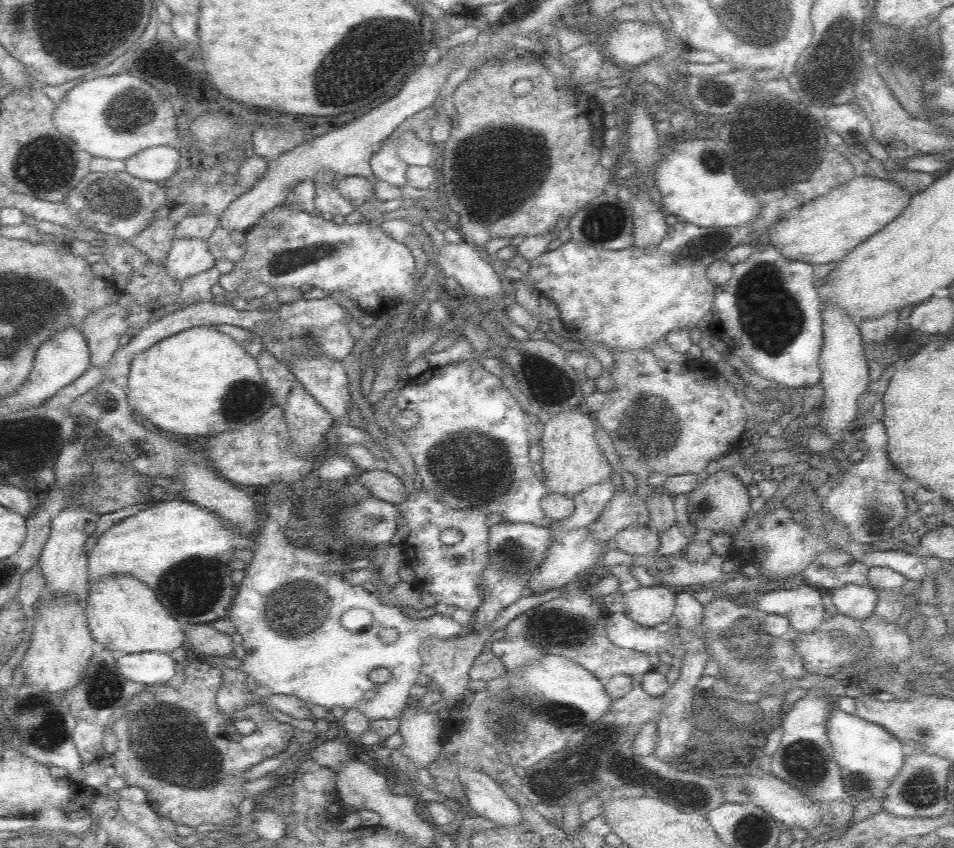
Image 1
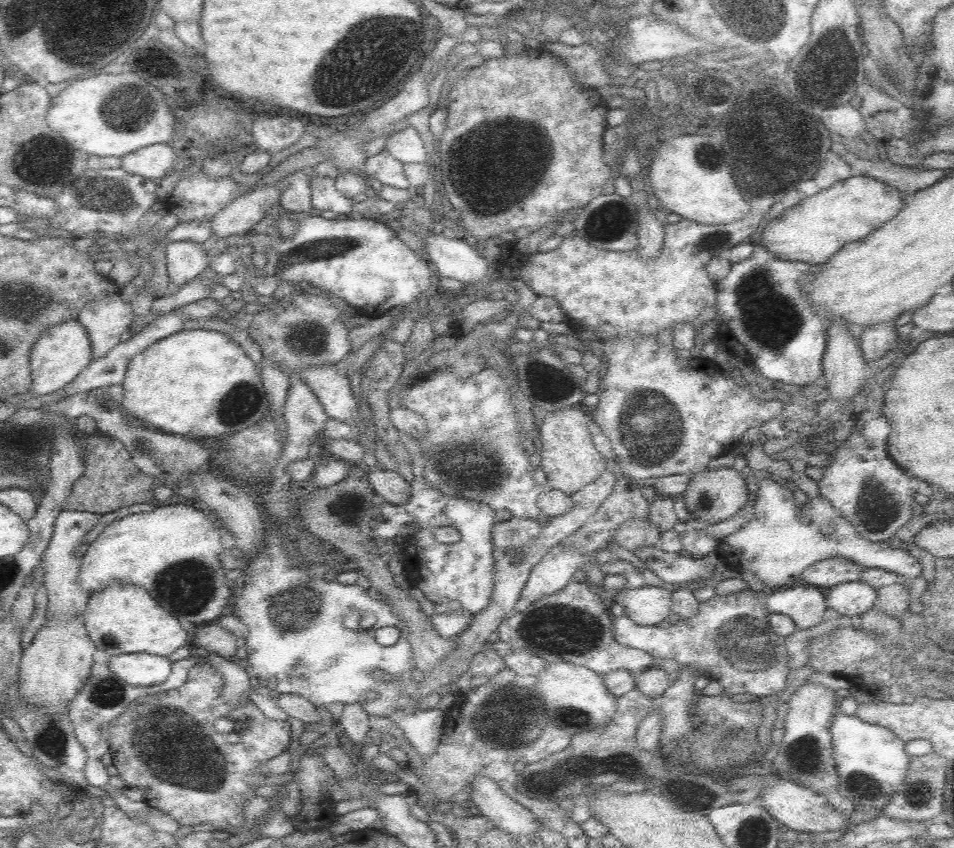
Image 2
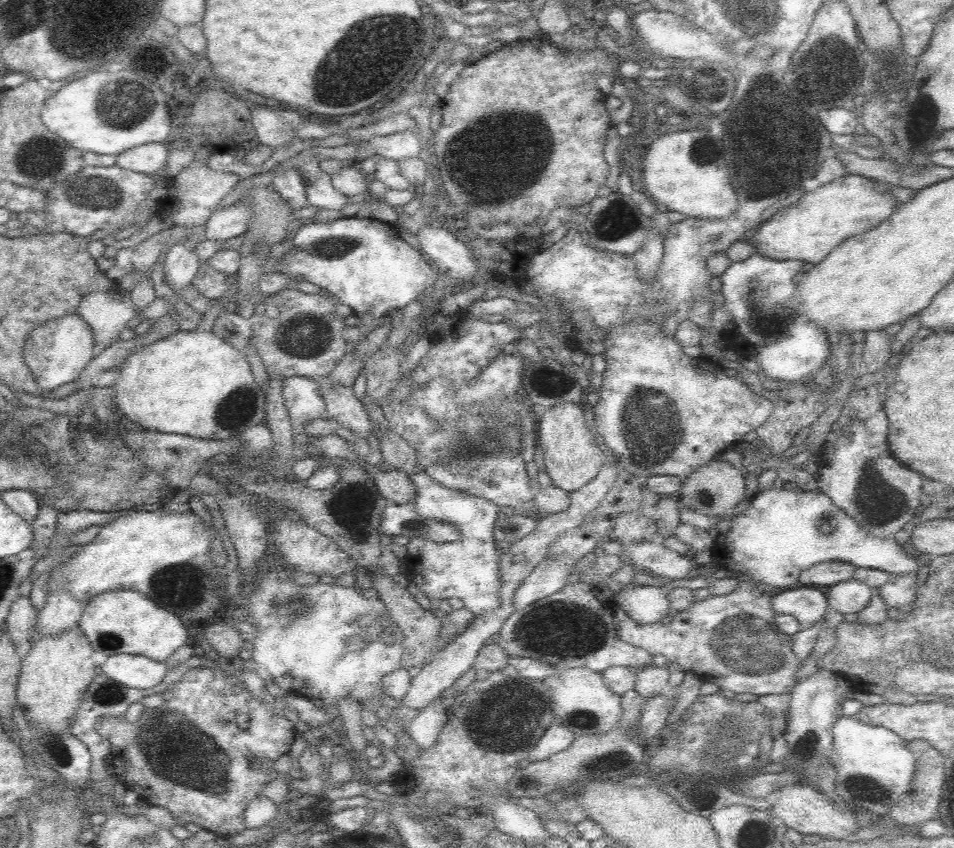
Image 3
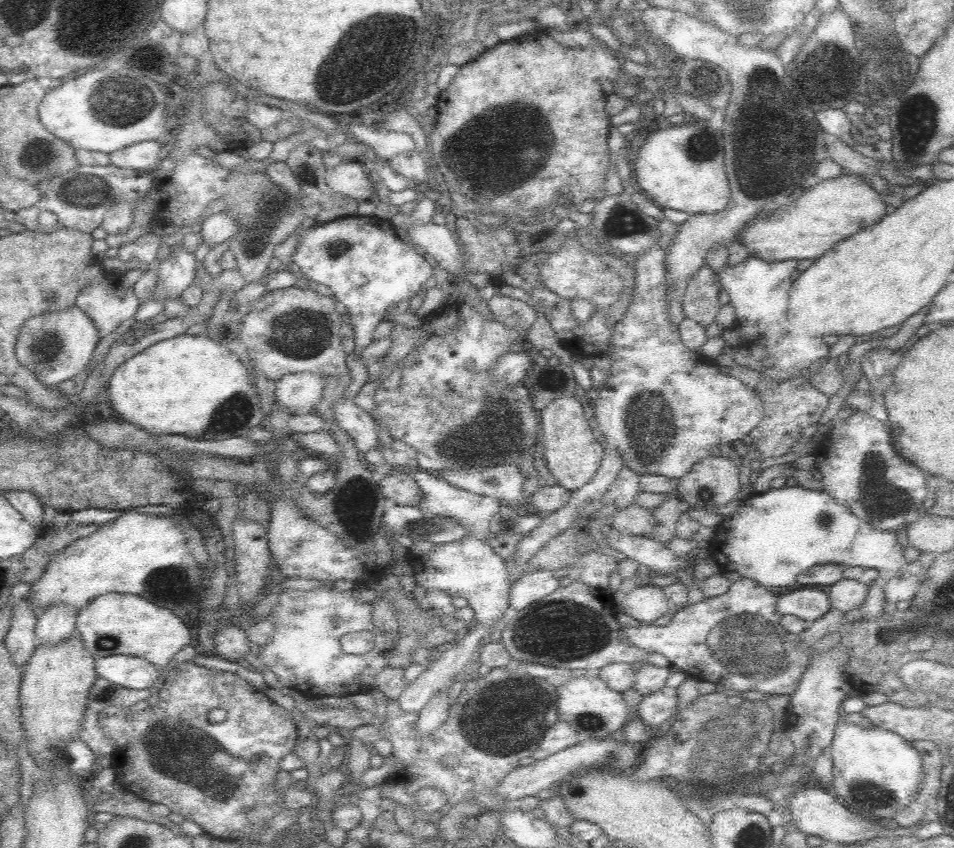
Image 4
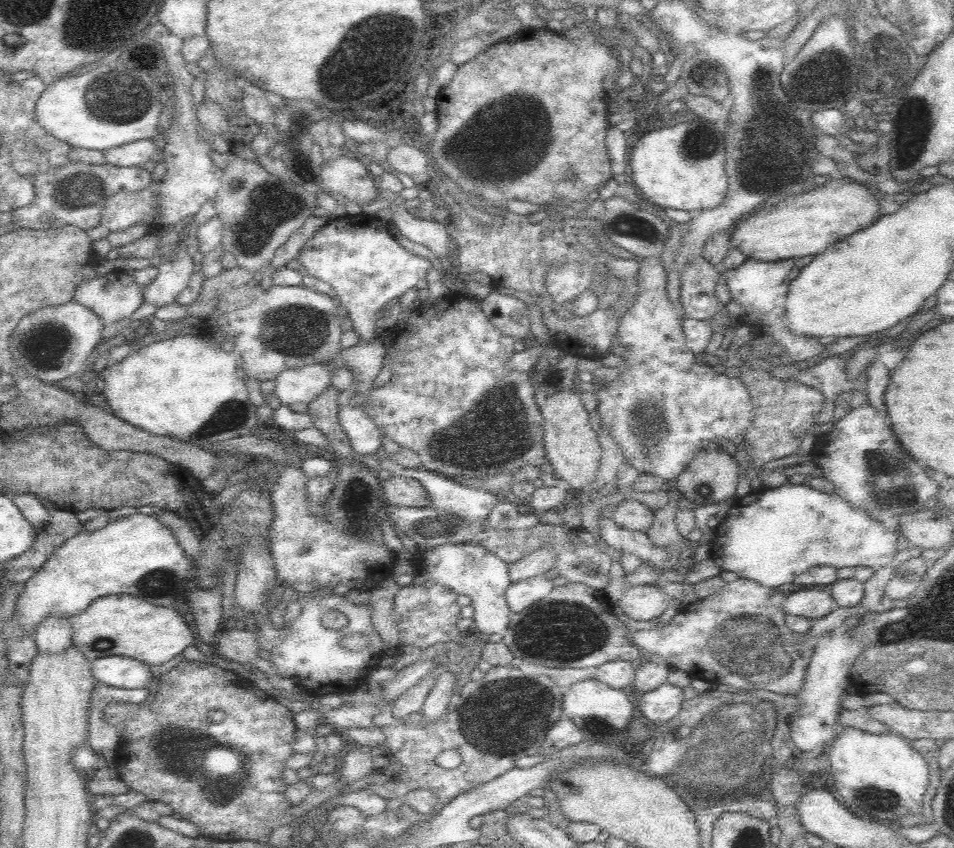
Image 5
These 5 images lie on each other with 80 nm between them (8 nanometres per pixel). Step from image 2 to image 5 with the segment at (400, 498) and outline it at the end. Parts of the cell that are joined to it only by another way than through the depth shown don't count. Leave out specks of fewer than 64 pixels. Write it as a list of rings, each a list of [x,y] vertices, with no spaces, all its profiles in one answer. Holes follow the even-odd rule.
[[[391,475],[380,481],[383,496],[390,502],[388,506],[396,507],[425,507],[431,504],[427,490],[413,478],[406,475]]]

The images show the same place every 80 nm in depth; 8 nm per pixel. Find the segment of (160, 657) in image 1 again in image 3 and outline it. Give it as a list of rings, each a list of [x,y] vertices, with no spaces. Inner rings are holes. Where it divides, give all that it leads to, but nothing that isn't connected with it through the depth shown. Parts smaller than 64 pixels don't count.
[[[116,654],[101,665],[100,672],[129,688],[152,688],[168,673],[165,662],[146,656]]]

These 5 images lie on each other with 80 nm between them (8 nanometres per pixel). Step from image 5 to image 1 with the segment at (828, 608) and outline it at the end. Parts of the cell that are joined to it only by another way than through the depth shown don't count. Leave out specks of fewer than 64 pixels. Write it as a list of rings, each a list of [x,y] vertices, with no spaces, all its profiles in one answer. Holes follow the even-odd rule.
[[[796,586],[794,590],[772,590],[760,598],[751,598],[758,611],[766,615],[788,618],[792,628],[802,633],[817,631],[825,620],[820,592],[810,586]]]

